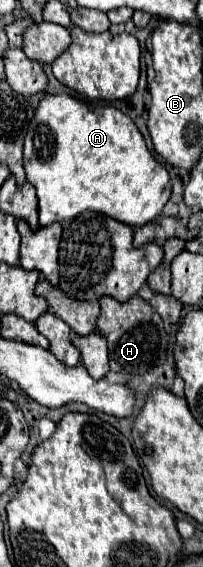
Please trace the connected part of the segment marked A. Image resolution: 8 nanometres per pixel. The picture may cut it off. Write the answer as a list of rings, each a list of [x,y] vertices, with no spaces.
[[[47,94],[25,136],[25,172],[39,198],[39,224],[67,222],[91,210],[131,228],[161,216],[171,198],[169,172],[153,158],[135,122],[113,106],[89,108],[69,94]]]

